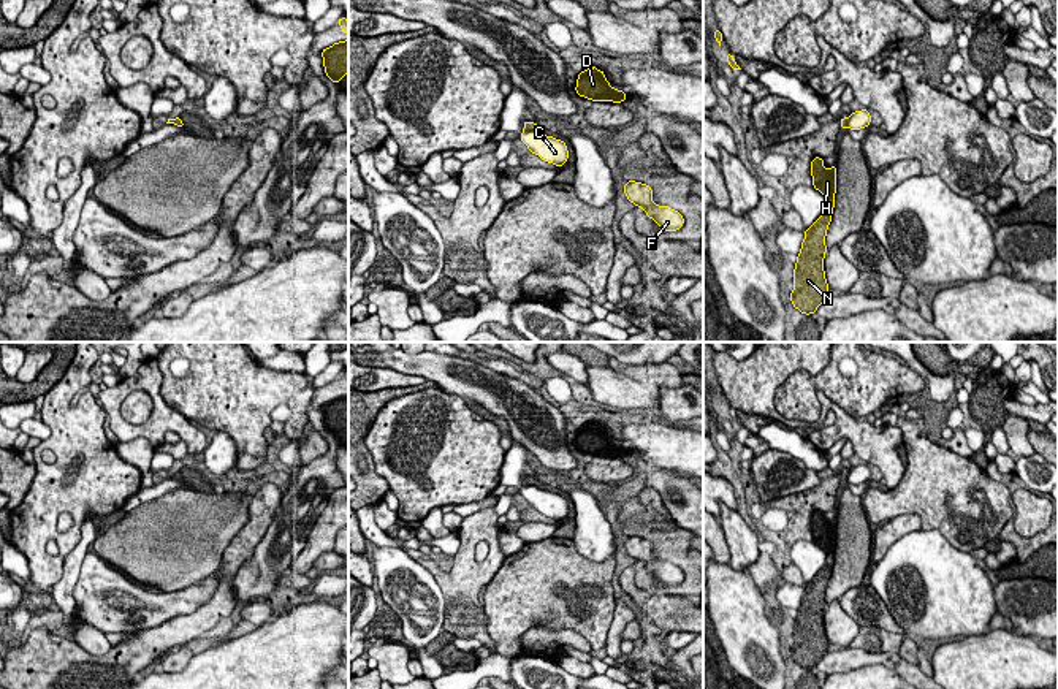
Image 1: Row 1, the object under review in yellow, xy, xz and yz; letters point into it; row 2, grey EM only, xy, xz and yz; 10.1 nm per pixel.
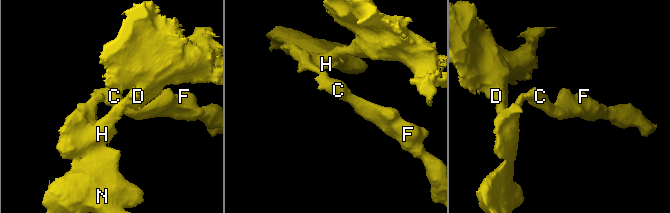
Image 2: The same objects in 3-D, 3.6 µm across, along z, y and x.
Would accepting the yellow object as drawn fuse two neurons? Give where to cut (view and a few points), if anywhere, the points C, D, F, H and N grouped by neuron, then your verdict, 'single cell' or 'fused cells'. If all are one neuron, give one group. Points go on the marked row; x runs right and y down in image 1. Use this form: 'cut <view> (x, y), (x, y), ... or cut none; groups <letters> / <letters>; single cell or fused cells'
cut xz (526, 129), (536, 132); groups C F / D H N; fused cells

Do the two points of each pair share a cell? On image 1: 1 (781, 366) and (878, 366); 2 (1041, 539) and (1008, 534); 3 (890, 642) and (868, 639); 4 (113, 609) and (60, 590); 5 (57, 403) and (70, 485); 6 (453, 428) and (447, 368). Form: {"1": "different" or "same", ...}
{"1": "different", "2": "same", "3": "same", "4": "different", "5": "same", "6": "different"}

